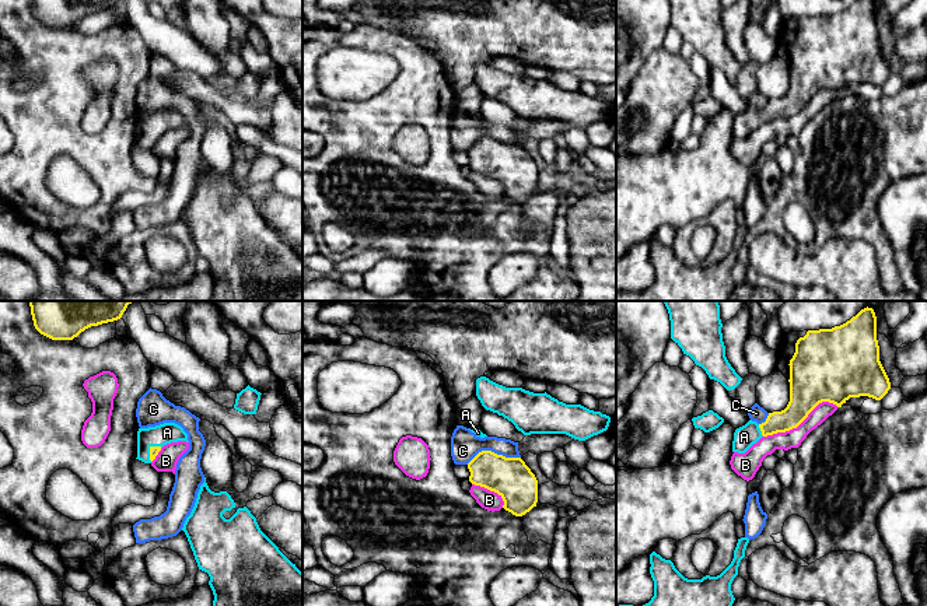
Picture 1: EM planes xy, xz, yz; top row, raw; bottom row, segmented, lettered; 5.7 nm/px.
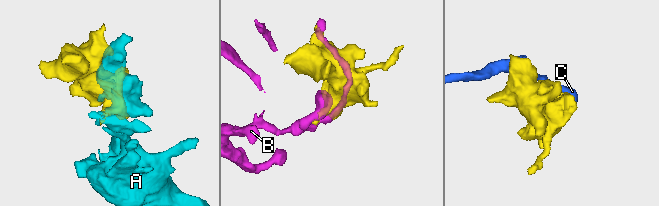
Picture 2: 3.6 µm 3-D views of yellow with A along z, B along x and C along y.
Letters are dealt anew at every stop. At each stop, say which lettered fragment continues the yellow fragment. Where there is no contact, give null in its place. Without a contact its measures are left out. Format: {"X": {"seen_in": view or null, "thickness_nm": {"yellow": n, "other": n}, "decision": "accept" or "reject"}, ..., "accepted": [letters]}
{"A": {"seen_in": "xy", "thickness_nm": {"yellow": 50, "other": 120}, "decision": "accept"}, "B": {"seen_in": "yz", "thickness_nm": {"yellow": 260, "other": 110}, "decision": "reject"}, "C": {"seen_in": "xz", "thickness_nm": {"yellow": 240, "other": 170}, "decision": "reject"}, "accepted": ["A"]}

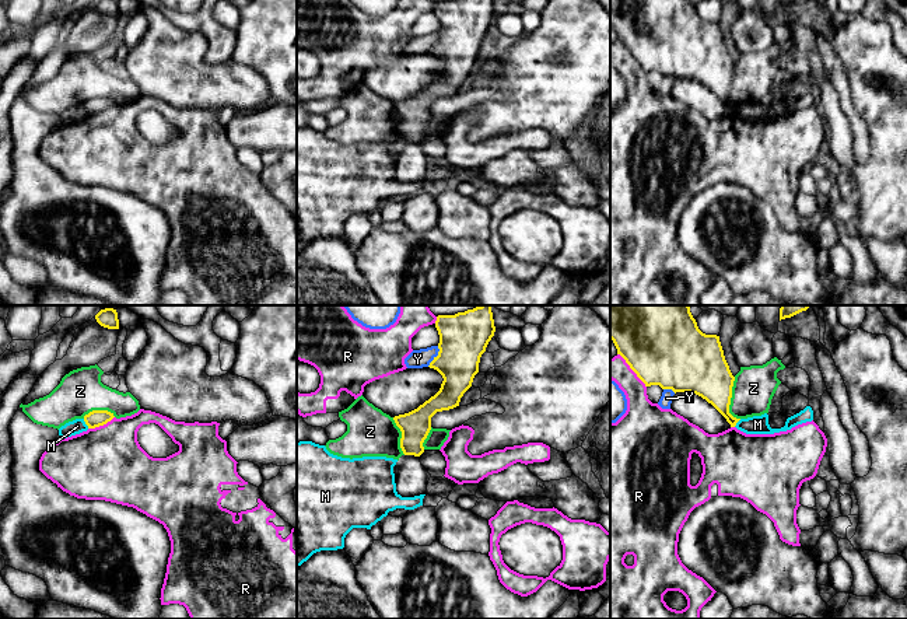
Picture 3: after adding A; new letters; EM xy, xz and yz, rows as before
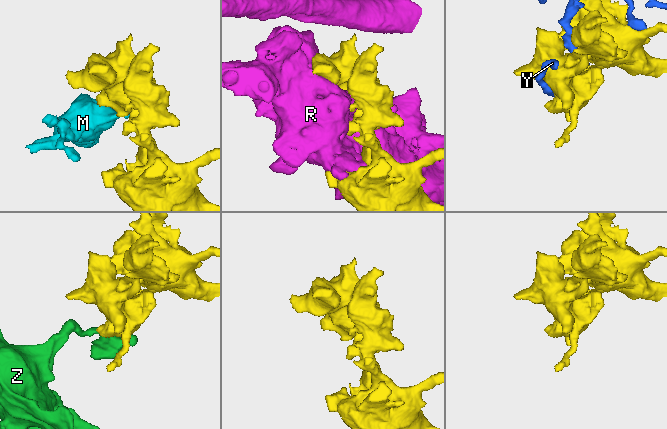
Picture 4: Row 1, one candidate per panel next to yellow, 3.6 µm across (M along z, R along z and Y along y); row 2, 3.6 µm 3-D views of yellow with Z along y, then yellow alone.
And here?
{"M": {"seen_in": "xy", "thickness_nm": {"yellow": 100, "other": 90}, "decision": "reject"}, "R": {"seen_in": "xy", "thickness_nm": {"yellow": 100, "other": 420}, "decision": "reject"}, "Y": {"seen_in": "xz", "thickness_nm": {"yellow": 280, "other": 110}, "decision": "reject"}, "Z": {"seen_in": "yz", "thickness_nm": {"yellow": 300, "other": 240}, "decision": "reject"}, "accepted": []}

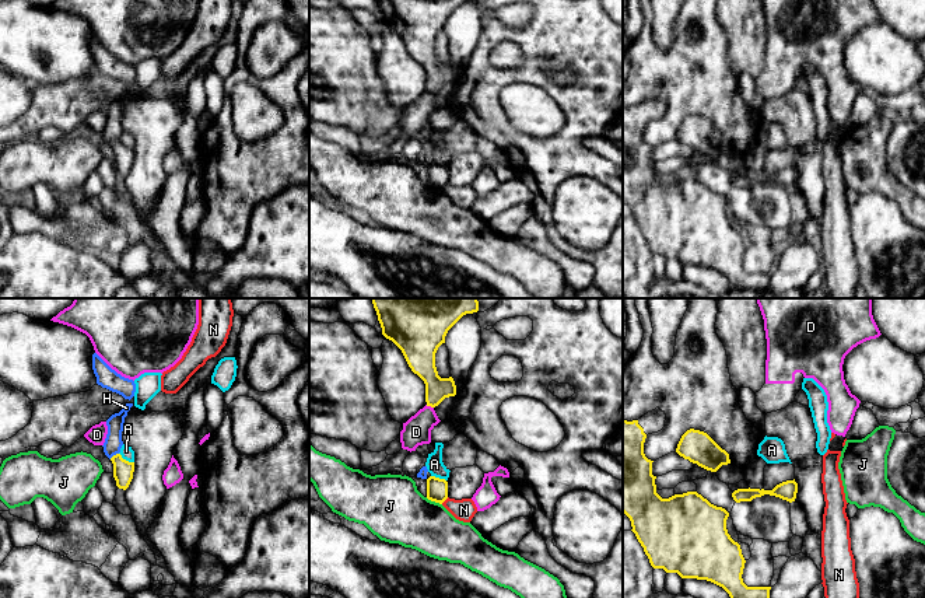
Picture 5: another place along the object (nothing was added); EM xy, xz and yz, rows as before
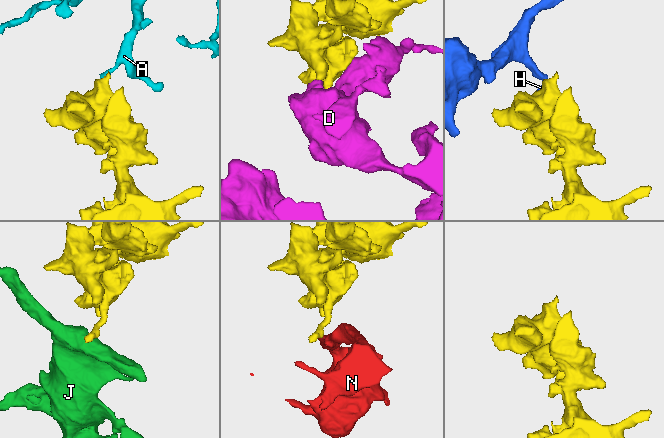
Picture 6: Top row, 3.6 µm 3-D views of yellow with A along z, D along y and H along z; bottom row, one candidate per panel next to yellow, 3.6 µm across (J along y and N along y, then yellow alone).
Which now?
{"A": {"seen_in": "xy", "thickness_nm": {"yellow": 120, "other": 70}, "decision": "reject"}, "D": {"seen_in": "xz", "thickness_nm": {"yellow": 140, "other": 160}, "decision": "reject"}, "H": {"seen_in": "xy", "thickness_nm": {"yellow": 120, "other": 100}, "decision": "reject"}, "J": {"seen_in": "xz", "thickness_nm": {"yellow": 130, "other": 360}, "decision": "reject"}, "N": {"seen_in": "xz", "thickness_nm": {"yellow": 130, "other": 130}, "decision": "reject"}, "accepted": []}

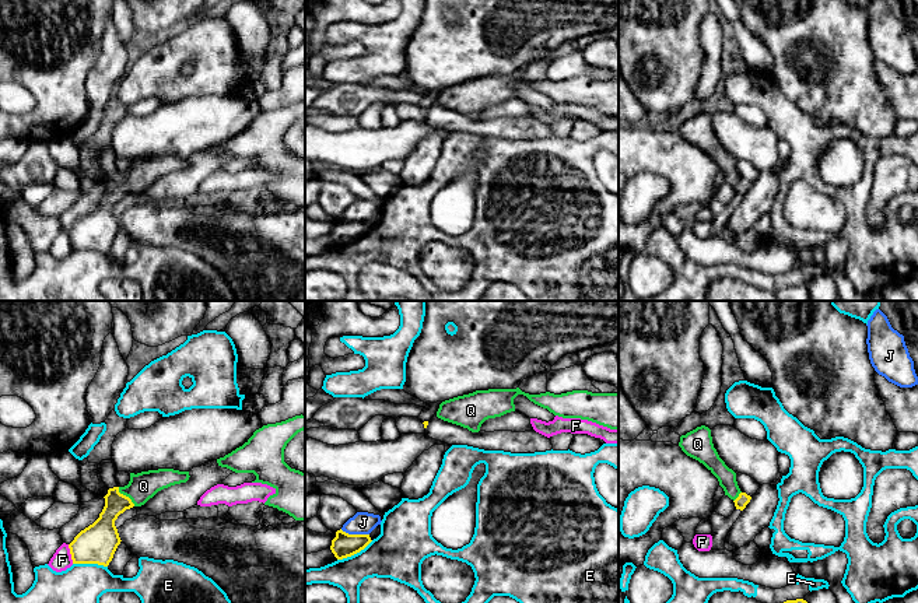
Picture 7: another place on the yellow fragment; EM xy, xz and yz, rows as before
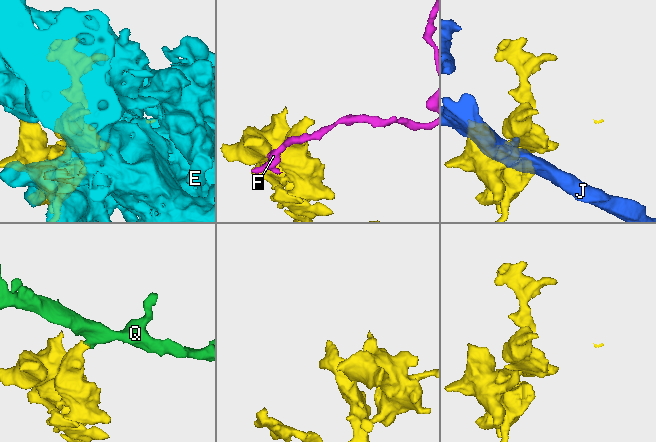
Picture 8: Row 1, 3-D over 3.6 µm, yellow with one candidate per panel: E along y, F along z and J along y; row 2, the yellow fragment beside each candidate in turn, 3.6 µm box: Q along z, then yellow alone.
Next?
{"E": {"seen_in": "xz", "thickness_nm": {"yellow": 140, "other": 300}, "decision": "reject"}, "F": {"seen_in": "xy", "thickness_nm": {"yellow": 220, "other": 110}, "decision": "reject"}, "J": {"seen_in": "xz", "thickness_nm": {"yellow": 140, "other": 130}, "decision": "reject"}, "Q": {"seen_in": "xy", "thickness_nm": {"yellow": 160, "other": 160}, "decision": "accept"}, "accepted": ["Q"]}

